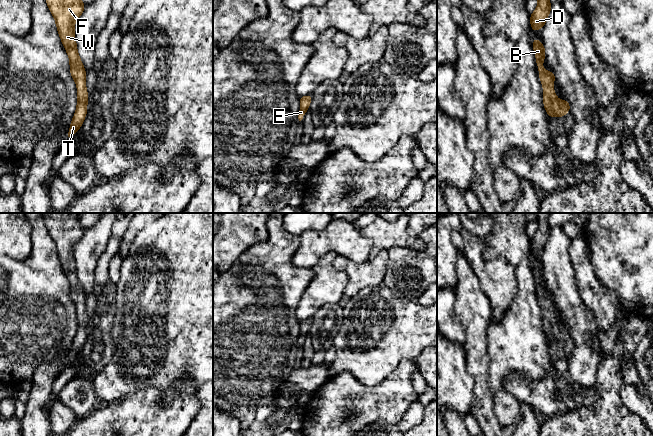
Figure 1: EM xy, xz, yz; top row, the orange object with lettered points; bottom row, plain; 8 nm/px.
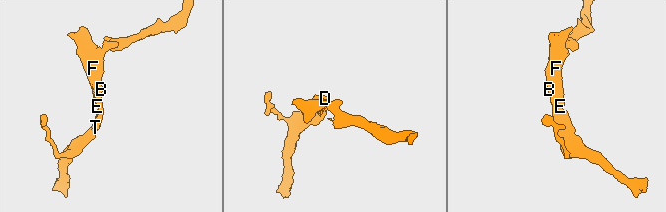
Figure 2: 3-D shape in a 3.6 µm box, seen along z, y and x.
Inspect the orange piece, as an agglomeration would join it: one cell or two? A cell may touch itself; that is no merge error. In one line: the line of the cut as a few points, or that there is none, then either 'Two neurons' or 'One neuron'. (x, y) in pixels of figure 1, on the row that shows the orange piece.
No split. One neuron

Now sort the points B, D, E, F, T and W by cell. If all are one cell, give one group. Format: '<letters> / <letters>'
B D E F T W

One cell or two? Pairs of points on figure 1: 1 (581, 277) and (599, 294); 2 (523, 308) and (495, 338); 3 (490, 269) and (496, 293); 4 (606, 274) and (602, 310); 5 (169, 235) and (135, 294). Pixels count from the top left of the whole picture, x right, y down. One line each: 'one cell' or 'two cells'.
1: one cell
2: one cell
3: one cell
4: two cells
5: one cell

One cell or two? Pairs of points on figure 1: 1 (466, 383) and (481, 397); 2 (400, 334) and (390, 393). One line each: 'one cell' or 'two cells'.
1: two cells
2: two cells

